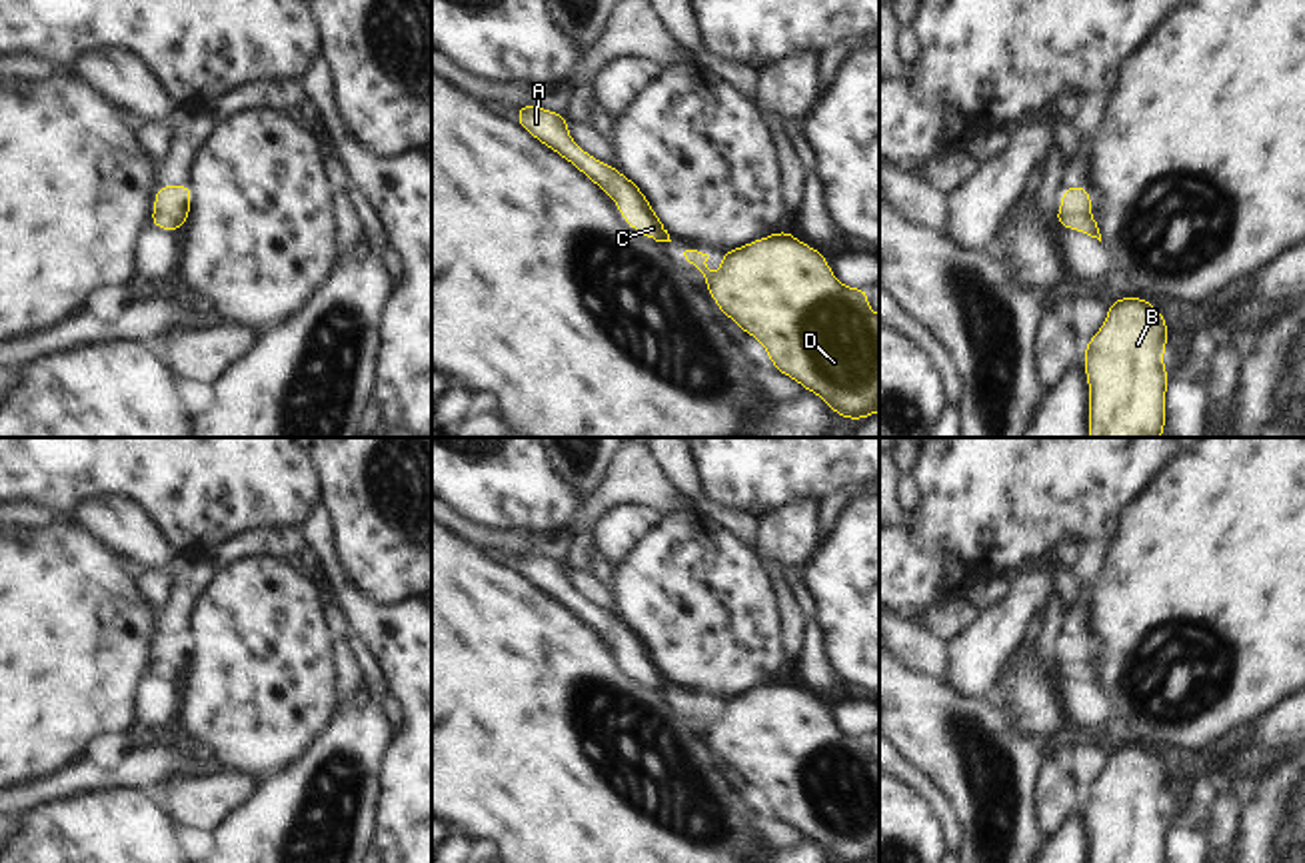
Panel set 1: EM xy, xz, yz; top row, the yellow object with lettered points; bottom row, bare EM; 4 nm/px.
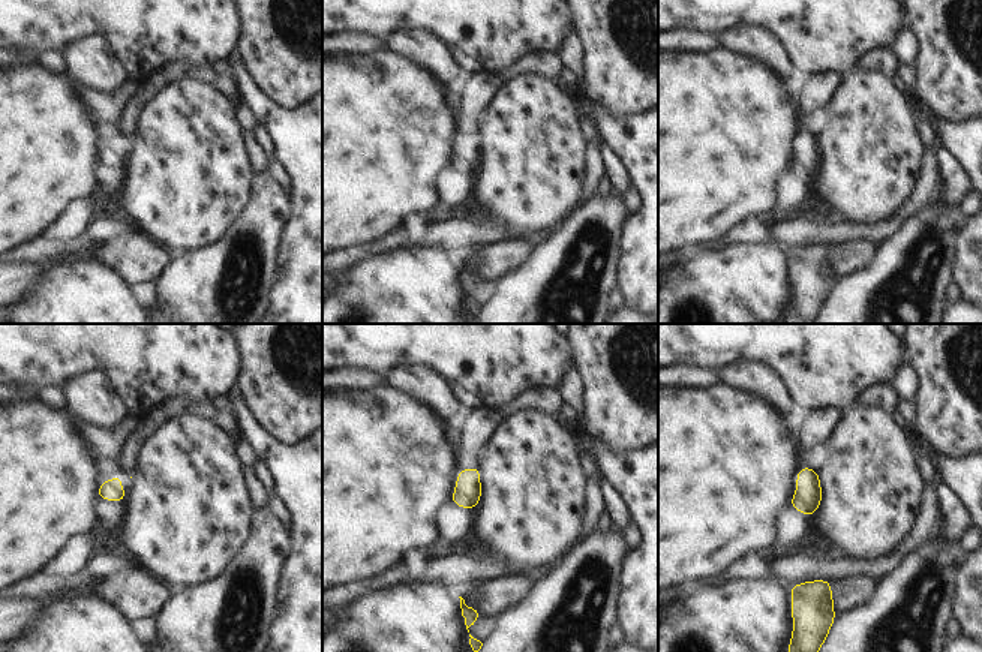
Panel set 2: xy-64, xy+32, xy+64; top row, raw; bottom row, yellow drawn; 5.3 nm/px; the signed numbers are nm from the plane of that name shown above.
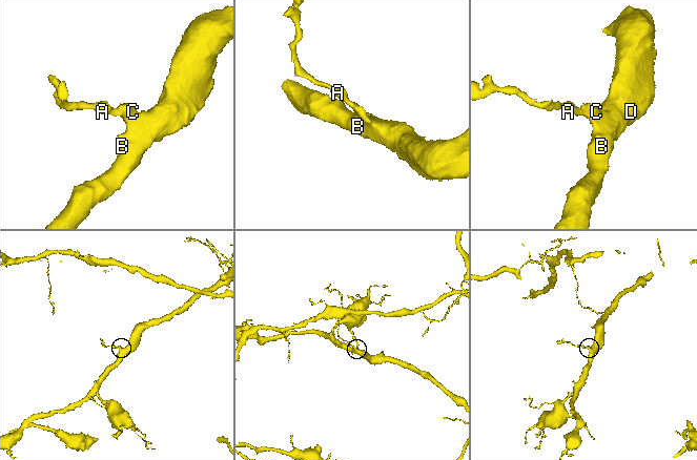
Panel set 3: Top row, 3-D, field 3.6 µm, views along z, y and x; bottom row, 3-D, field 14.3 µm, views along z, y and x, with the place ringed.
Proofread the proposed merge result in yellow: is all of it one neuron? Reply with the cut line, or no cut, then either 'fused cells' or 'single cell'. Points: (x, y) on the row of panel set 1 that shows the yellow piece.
no cut; single cell

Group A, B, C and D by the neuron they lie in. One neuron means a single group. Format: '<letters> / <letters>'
A B C D

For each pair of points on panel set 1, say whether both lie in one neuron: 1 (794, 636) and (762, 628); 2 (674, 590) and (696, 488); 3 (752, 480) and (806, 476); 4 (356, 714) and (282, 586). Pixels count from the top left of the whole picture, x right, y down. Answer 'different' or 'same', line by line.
1: different
2: different
3: same
4: different

